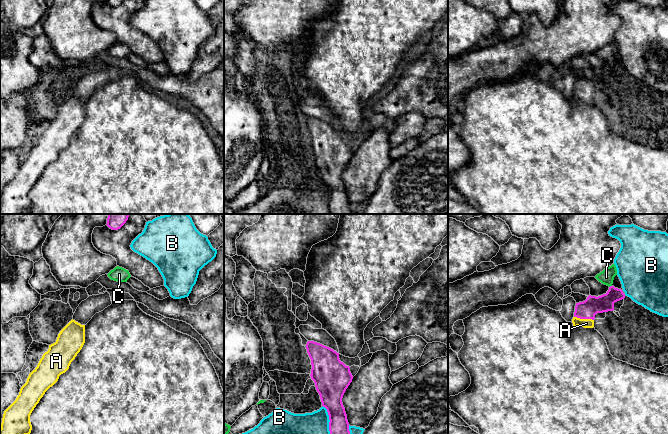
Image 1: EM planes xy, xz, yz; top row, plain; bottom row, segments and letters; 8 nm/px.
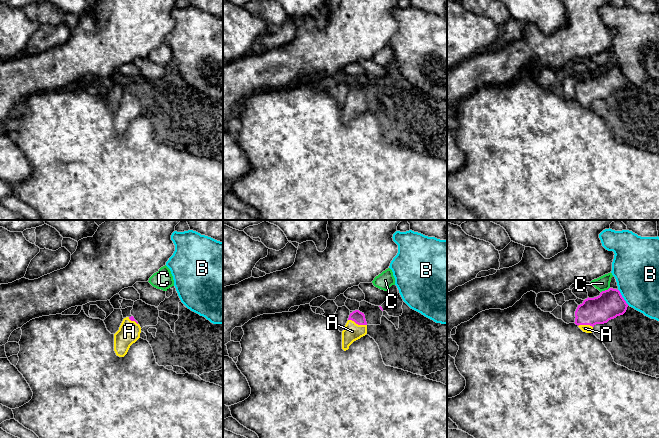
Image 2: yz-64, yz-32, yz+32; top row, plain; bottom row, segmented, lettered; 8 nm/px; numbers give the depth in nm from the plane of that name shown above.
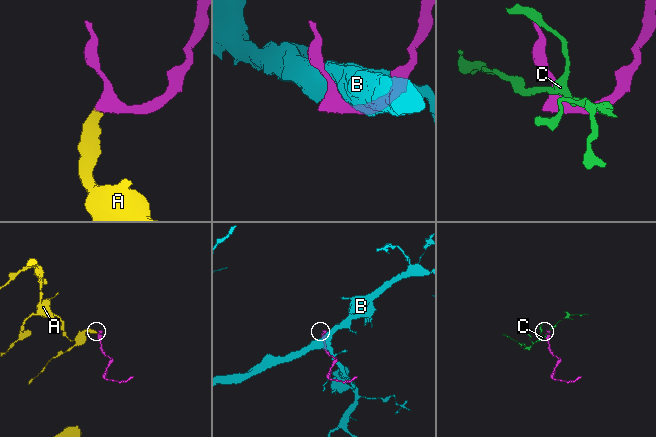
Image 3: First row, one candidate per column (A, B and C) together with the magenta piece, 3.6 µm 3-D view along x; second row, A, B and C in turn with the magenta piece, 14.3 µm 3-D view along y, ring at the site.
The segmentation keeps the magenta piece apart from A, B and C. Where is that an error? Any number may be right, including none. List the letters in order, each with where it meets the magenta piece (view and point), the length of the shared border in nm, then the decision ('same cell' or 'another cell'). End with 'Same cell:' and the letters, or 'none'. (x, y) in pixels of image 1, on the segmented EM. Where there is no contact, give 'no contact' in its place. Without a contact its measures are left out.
A: yz (584, 318) | 160 nm | same cell
B: xz (329, 419) | 240 nm | another cell
C: yz (610, 286) | 30 nm | another cell
Same cell: A

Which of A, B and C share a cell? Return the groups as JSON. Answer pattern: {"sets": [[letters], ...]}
{"sets": [["A"], ["B"], ["C"]]}

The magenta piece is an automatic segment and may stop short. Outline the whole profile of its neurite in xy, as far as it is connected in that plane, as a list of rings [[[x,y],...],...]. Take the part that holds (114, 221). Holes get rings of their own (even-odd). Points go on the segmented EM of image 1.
[[[108,214],[107,226],[112,230],[120,229],[128,220],[129,214]]]

